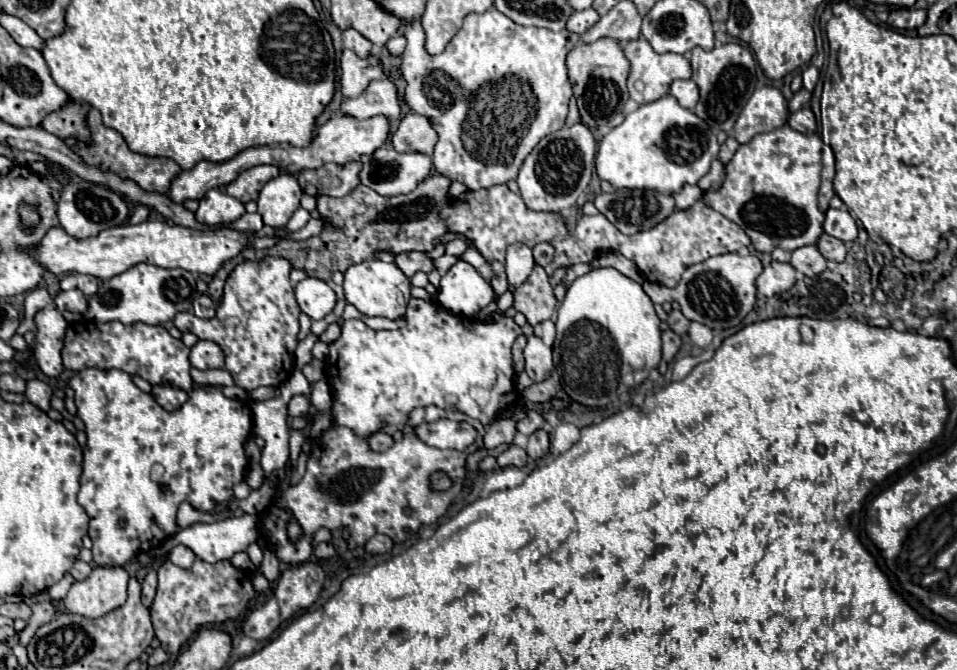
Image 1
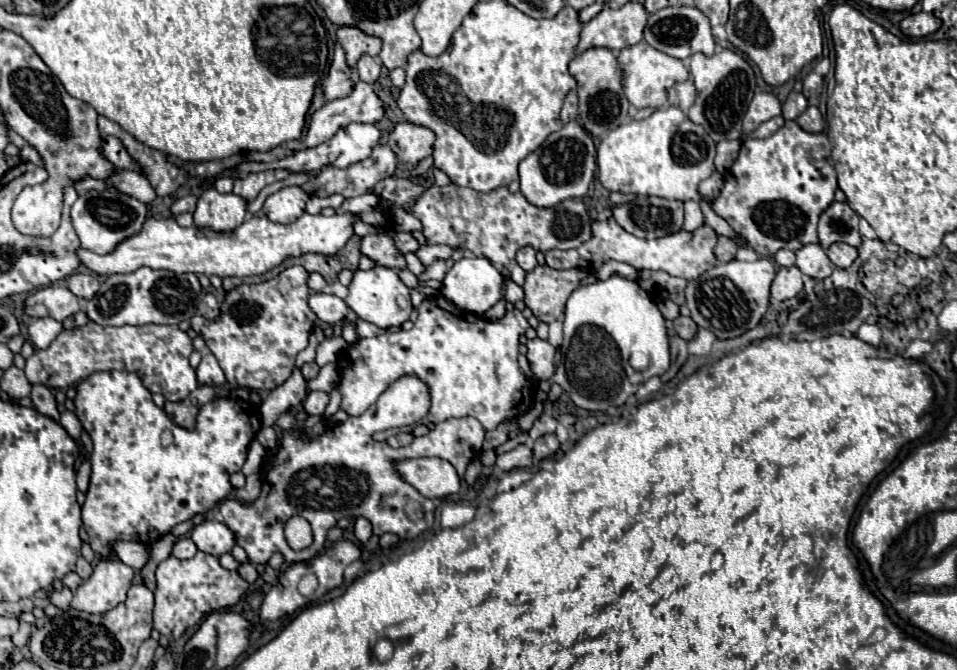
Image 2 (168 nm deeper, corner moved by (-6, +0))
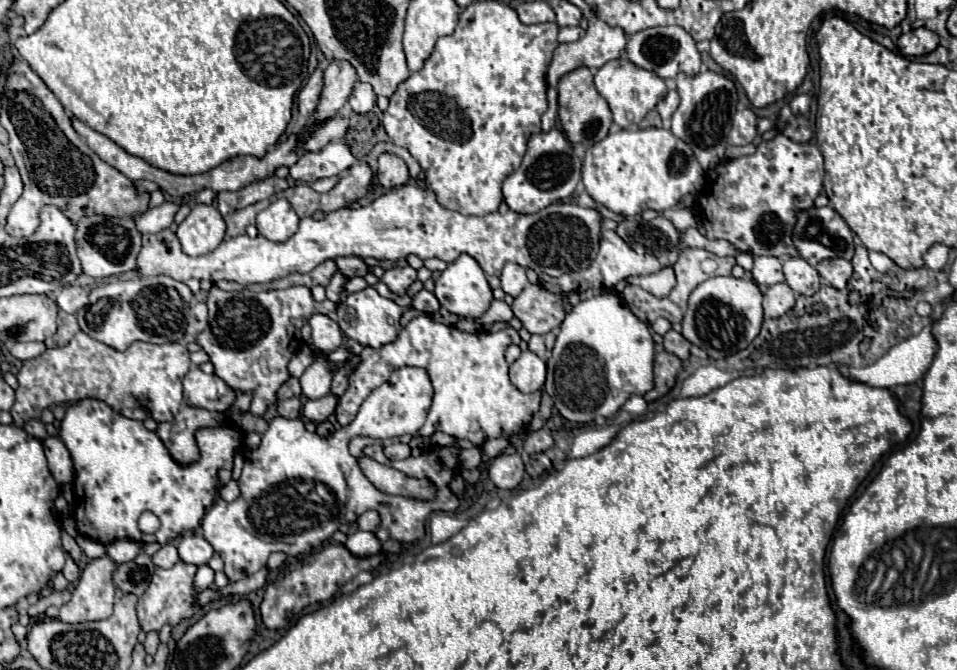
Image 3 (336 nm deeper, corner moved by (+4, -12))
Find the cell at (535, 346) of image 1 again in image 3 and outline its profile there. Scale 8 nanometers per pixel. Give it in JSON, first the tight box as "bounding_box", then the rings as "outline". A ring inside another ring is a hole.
{"bounding_box":[510,350,546,394],"outline":[[[524,350],[520,358],[514,364],[510,364],[510,380],[524,394],[540,390],[546,380],[544,360],[538,358],[534,352]]]}

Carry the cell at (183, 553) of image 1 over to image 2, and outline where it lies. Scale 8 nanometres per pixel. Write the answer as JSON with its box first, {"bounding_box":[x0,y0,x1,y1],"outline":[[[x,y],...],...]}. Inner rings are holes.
{"bounding_box":[172,536,198,560],"outline":[[[188,536],[178,538],[178,542],[176,542],[174,548],[172,548],[172,556],[176,556],[178,560],[188,560],[188,558],[192,558],[196,552],[198,552],[198,548],[196,548],[196,544],[194,544]]]}

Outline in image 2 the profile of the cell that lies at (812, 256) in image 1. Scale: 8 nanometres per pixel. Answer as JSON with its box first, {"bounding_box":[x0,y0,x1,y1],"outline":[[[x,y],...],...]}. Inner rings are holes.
{"bounding_box":[796,244,834,280],"outline":[[[808,244],[800,248],[796,252],[796,266],[800,268],[802,274],[818,280],[824,280],[826,276],[830,276],[834,268],[820,244]]]}

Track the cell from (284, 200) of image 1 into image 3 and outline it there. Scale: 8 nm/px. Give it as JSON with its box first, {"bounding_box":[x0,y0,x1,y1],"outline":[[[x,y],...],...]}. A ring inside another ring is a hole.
{"bounding_box":[256,198,298,242],"outline":[[[286,198],[272,202],[256,216],[258,234],[272,242],[286,242],[298,230],[298,216]]]}

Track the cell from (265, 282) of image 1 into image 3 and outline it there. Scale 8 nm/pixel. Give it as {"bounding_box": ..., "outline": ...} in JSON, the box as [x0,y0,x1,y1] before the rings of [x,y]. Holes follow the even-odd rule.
{"bounding_box":[198,284,336,416],"outline":[[[212,284],[208,292],[210,330],[198,334],[198,344],[210,356],[216,376],[226,380],[234,390],[252,392],[250,414],[262,416],[268,406],[276,402],[276,390],[288,380],[288,362],[304,344],[300,328],[314,314],[330,314],[336,304],[330,300],[316,302],[306,286],[292,286],[286,290],[238,290],[224,292]]]}

